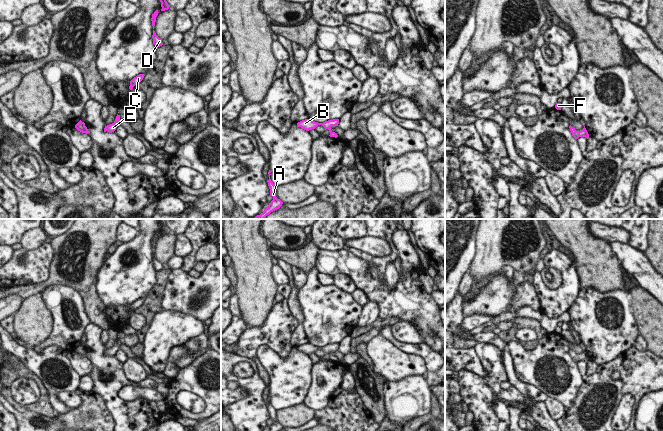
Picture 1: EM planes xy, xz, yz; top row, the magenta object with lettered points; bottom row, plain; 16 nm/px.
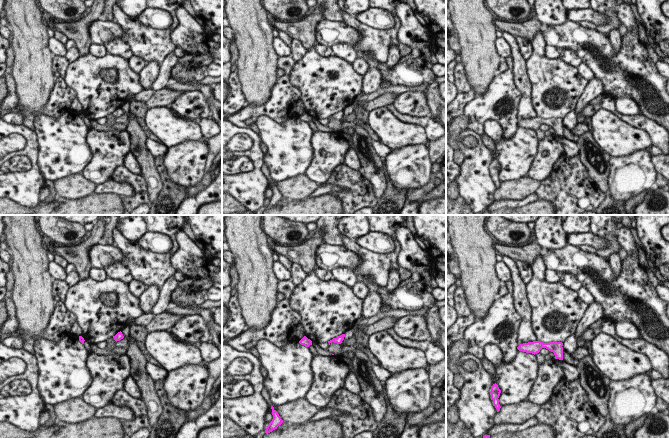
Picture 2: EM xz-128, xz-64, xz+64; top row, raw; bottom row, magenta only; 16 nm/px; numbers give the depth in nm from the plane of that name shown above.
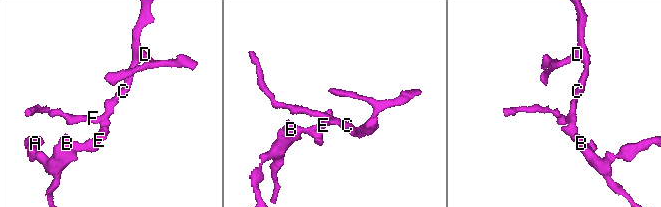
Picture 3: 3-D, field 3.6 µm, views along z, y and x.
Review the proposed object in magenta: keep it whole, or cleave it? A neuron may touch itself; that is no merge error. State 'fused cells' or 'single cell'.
single cell

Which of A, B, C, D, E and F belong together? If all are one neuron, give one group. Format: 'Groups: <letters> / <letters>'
Groups: A B C D E F.

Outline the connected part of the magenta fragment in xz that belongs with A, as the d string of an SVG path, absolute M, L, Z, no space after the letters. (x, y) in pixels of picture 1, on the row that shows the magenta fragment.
M269 170L269 179L267 180L268 186L270 187L270 195L273 197L273 200L269 203L268 207L260 214L257 215L254 219L264 219L271 212L279 209L283 202L276 197L276 186L270 179L271 171Z

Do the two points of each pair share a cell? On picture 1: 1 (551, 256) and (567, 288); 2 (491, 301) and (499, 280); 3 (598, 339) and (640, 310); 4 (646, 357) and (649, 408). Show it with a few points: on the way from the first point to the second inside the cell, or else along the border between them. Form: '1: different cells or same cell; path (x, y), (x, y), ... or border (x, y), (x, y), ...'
1: same cell; path (559, 264), (567, 272), (567, 280)
2: same cell; path (496, 296), (498, 285)
3: different cells; border (630, 301), (630, 309), (639, 333)
4: different cells; border (652, 391), (641, 398), (635, 414)

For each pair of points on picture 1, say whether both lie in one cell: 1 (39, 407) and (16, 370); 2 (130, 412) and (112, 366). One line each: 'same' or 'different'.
1: same
2: same

